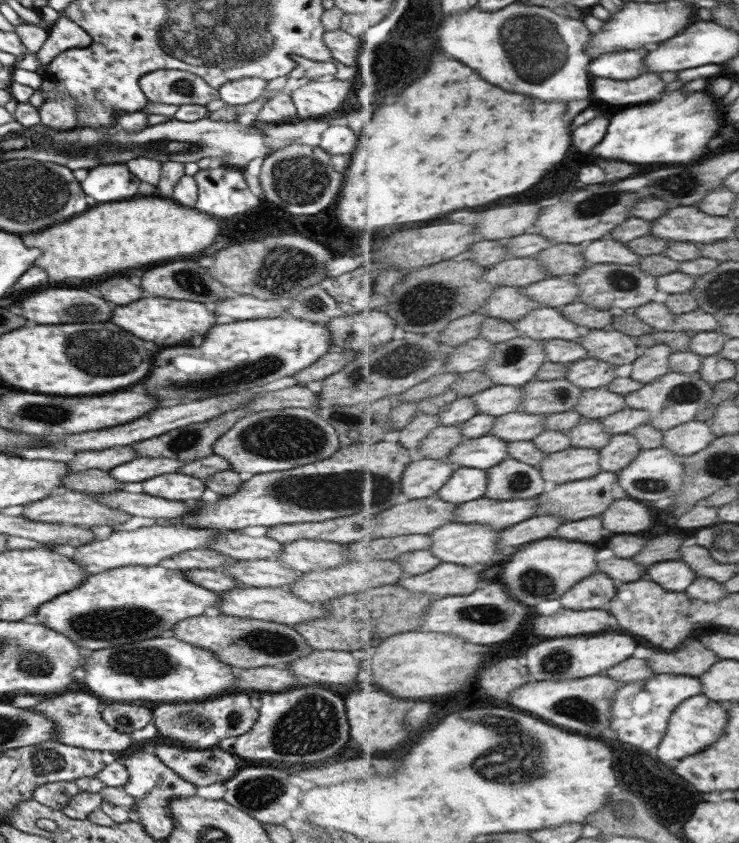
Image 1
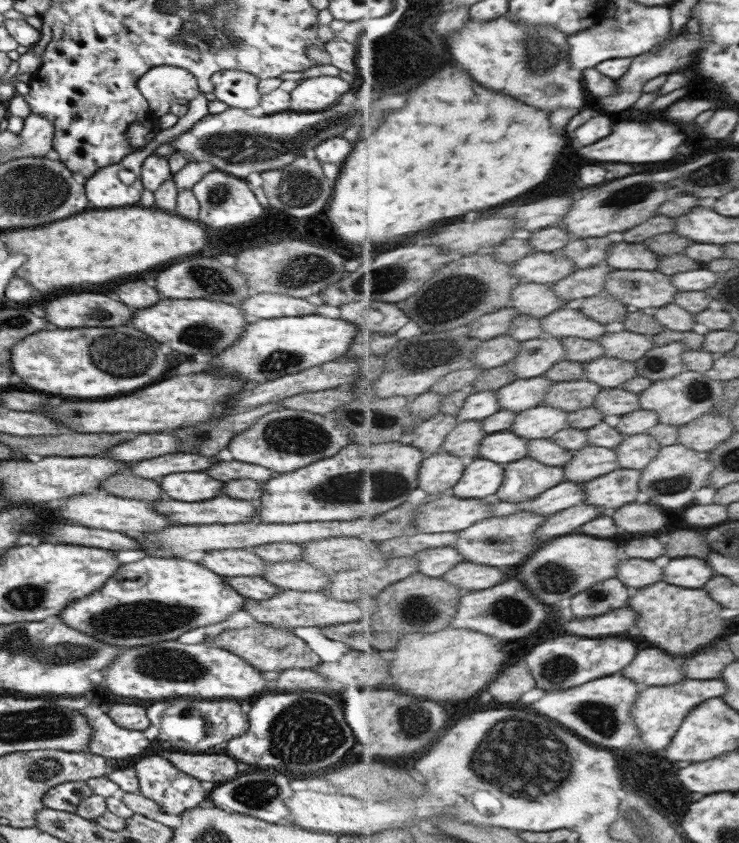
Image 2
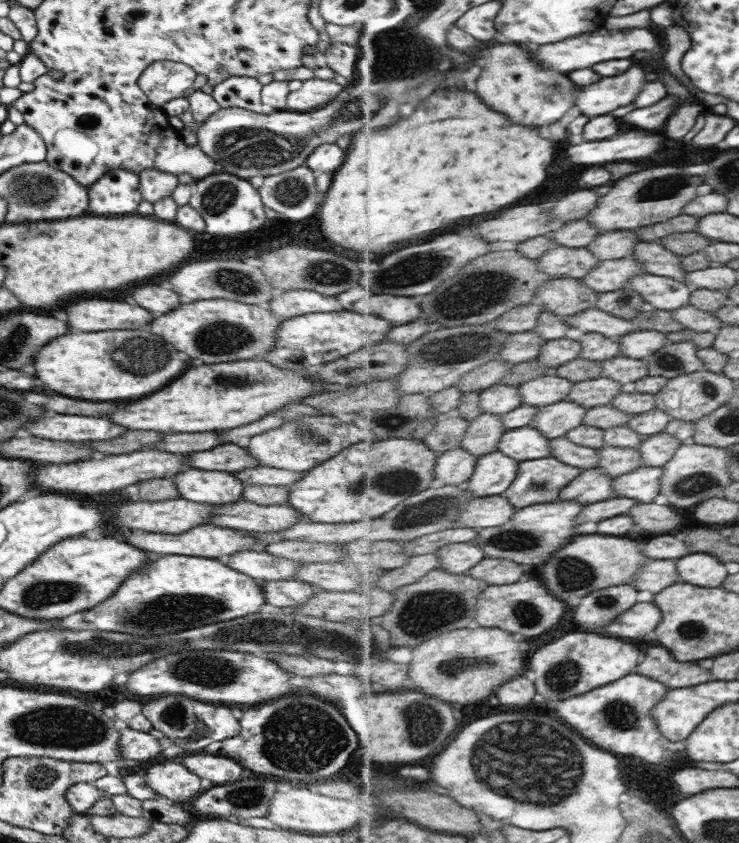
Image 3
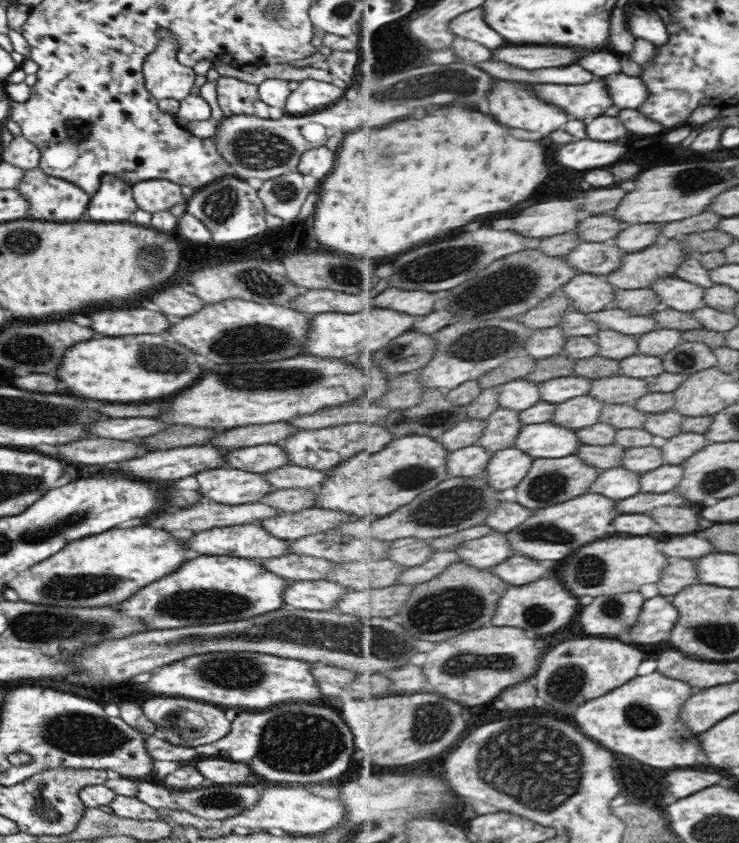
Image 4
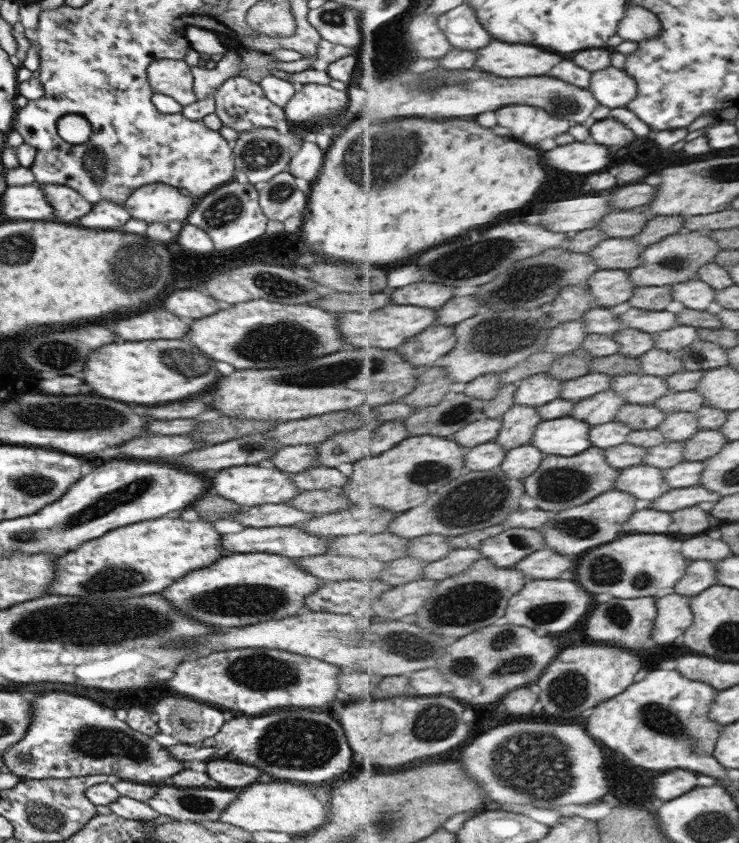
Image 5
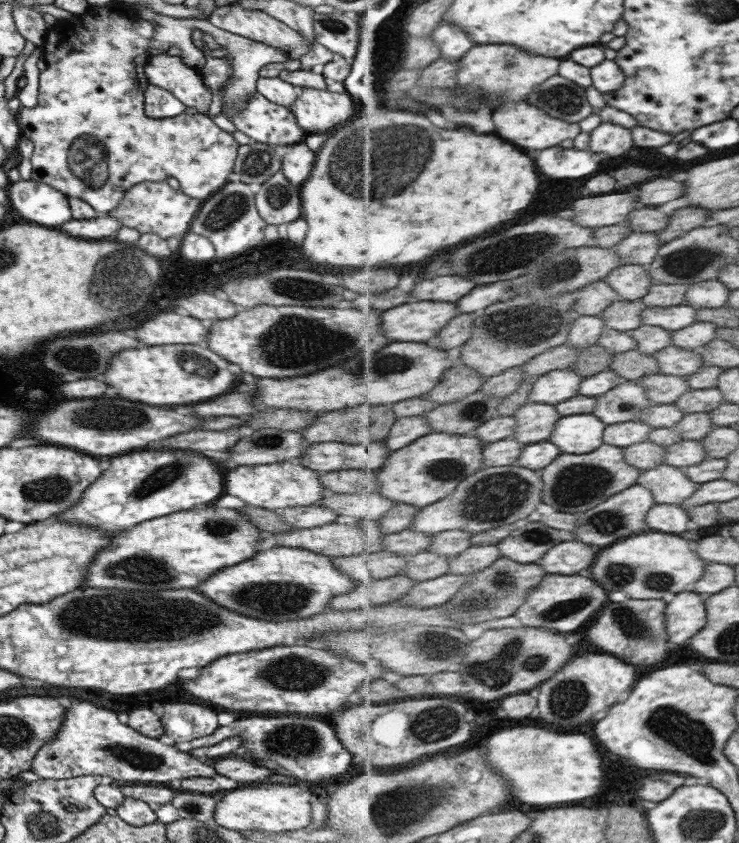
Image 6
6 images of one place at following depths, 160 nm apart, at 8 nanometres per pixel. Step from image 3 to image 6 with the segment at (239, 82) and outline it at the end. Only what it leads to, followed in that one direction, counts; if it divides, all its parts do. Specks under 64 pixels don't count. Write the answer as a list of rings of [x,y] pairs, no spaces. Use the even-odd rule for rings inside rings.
[[[257,91],[248,96],[240,109],[224,109],[221,113],[239,130],[254,140],[269,147],[294,145],[307,134],[296,123],[291,111],[284,106],[269,102]]]

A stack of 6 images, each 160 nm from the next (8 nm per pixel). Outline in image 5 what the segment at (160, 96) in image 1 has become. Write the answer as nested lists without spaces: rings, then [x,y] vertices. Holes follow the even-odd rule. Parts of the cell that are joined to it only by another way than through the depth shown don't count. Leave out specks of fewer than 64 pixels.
[[[163,57],[146,66],[146,80],[153,93],[164,94],[182,107],[194,102],[192,72],[183,60]]]

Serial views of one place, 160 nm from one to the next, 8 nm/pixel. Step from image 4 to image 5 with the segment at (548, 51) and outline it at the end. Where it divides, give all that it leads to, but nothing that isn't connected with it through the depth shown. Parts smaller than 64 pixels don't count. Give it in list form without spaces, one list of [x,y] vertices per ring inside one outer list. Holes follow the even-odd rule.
[[[494,39],[478,51],[475,69],[503,78],[543,76],[564,61],[559,54],[545,52],[537,45],[511,44]]]

